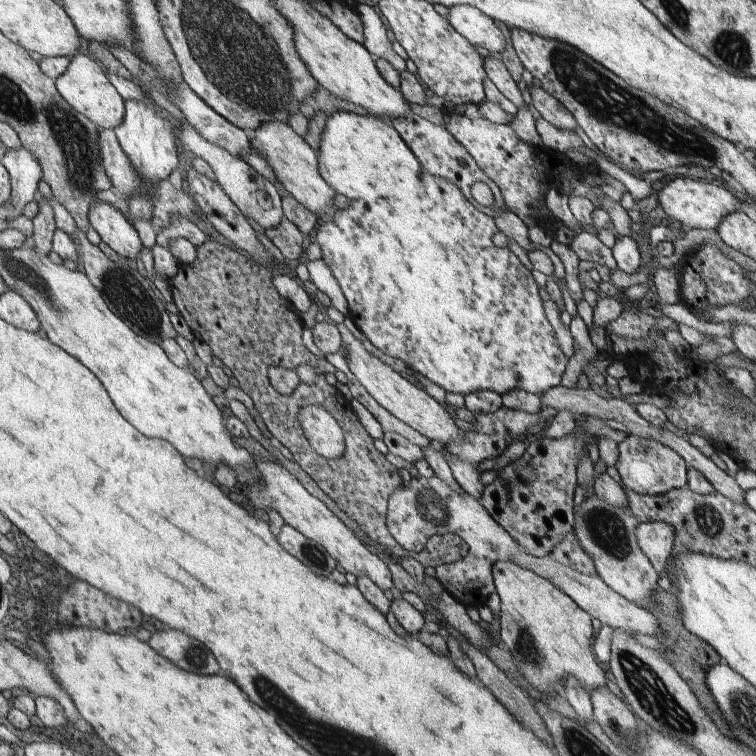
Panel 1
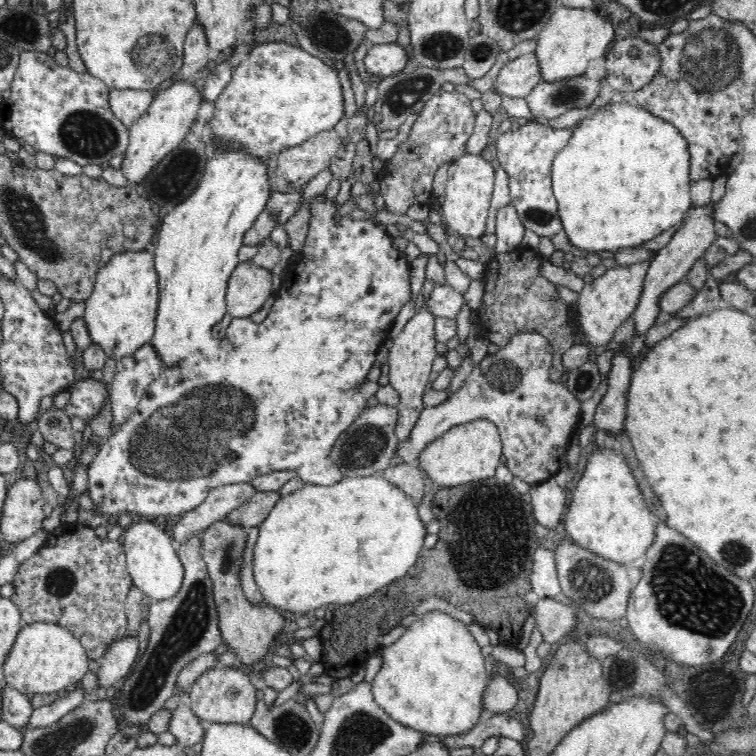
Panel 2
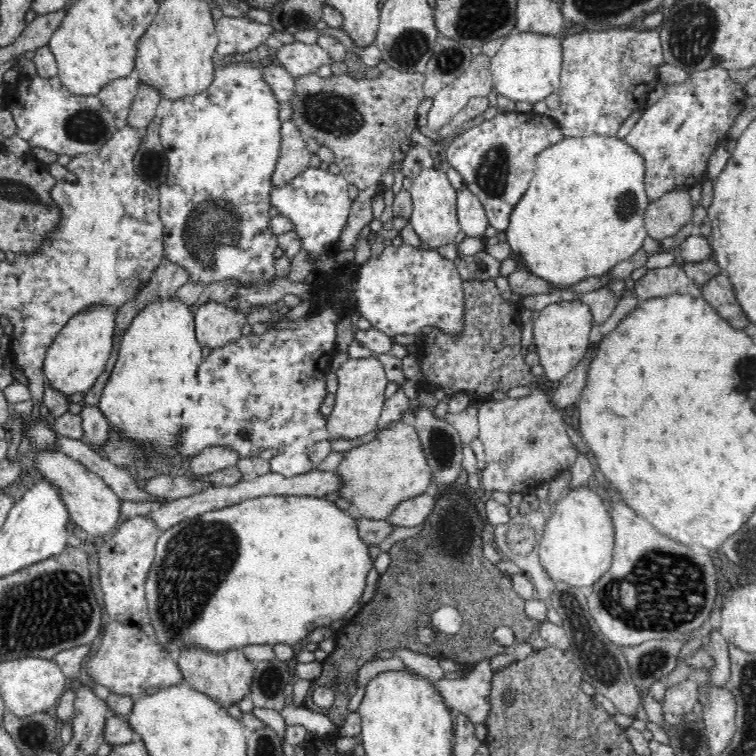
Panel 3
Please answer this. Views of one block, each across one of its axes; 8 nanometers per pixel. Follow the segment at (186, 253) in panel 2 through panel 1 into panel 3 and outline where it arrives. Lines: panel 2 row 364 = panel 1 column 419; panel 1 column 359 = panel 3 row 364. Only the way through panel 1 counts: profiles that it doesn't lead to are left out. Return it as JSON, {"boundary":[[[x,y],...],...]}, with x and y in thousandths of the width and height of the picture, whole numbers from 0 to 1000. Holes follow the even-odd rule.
{"boundary":[[[231,392],[206,397],[196,402],[176,421],[169,434],[163,439],[153,474],[148,478],[151,487],[143,505],[135,515],[130,542],[144,556],[146,574],[151,583],[169,585],[176,591],[176,611],[185,618],[194,618],[194,628],[214,628],[235,626],[231,616],[235,606],[238,569],[241,569],[241,526],[246,524],[249,505],[261,497],[267,472],[267,459],[261,455],[255,431],[253,403],[238,399]]]}

